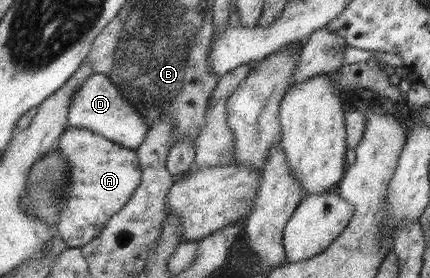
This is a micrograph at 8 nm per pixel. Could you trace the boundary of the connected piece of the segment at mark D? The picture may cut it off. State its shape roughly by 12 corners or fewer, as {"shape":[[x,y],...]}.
{"shape":[[106,76],[86,77],[67,127],[132,151],[148,130]]}

